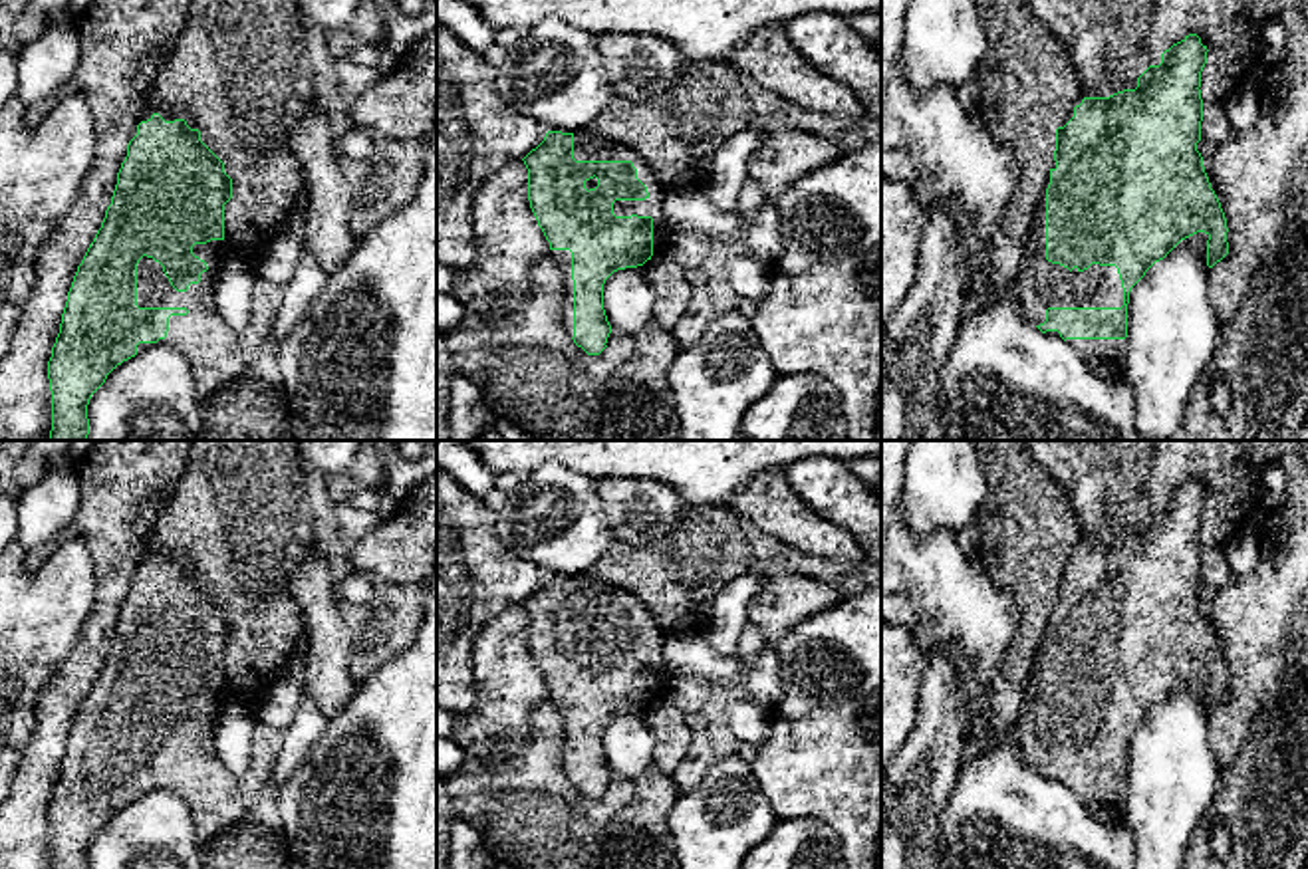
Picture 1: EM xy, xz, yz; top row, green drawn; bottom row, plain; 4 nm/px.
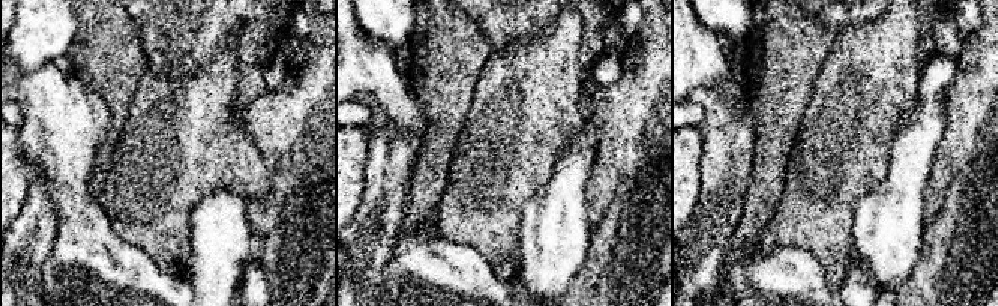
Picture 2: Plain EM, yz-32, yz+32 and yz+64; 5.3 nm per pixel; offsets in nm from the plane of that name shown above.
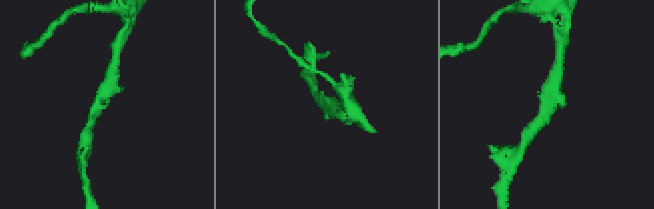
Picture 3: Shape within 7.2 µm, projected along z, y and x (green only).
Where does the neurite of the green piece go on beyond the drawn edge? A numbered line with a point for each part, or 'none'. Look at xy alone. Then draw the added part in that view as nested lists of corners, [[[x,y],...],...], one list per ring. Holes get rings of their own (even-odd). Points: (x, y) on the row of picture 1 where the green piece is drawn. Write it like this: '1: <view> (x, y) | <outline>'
none

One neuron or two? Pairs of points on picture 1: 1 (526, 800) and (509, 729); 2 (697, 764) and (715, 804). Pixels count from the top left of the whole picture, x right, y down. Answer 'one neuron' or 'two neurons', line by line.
1: two neurons
2: two neurons

